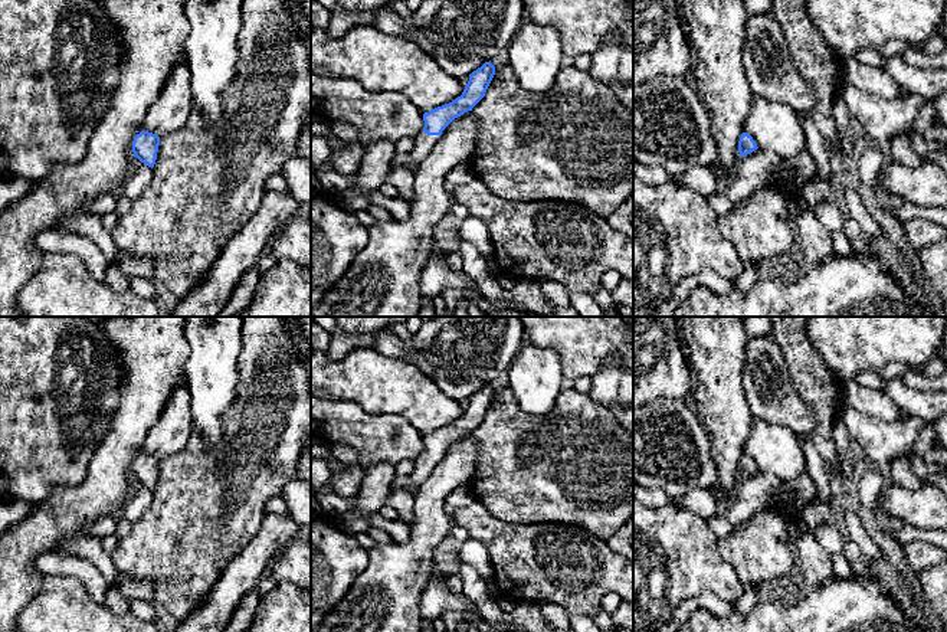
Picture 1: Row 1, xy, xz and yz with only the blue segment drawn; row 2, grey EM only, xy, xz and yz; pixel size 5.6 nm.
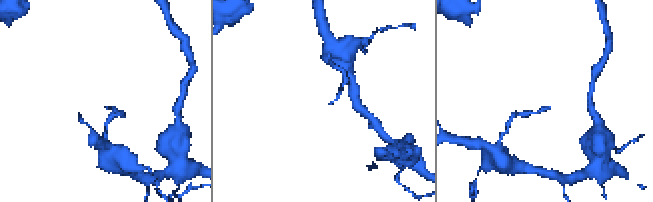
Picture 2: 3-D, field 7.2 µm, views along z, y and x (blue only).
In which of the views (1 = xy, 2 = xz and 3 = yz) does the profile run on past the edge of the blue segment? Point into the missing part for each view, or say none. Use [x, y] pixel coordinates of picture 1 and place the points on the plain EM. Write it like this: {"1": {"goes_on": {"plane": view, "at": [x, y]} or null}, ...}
{"1": {"goes_on": null}, "2": {"goes_on": {"plane": "xz", "at": [423, 467]}}, "3": {"goes_on": null}}

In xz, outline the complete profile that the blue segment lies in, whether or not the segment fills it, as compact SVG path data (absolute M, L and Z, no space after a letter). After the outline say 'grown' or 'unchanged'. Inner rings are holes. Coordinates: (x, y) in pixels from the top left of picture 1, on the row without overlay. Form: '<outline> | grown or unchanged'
M491 383L485 384L469 397L469 403L461 419L423 436L425 449L417 456L414 469L409 475L409 485L406 488L409 492L414 495L419 487L429 478L435 466L442 461L446 449L455 441L472 433L472 430L485 419L494 397L495 389Z | grown

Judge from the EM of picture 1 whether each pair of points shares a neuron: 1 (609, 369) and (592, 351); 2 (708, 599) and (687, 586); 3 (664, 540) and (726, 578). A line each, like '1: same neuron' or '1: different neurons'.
1: different neurons
2: different neurons
3: same neuron

